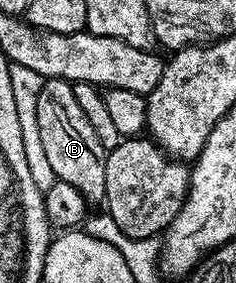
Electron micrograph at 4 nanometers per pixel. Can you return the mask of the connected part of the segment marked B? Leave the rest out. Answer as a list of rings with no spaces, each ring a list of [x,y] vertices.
[[[44,79],[41,94],[37,94],[37,130],[45,150],[45,159],[53,166],[56,180],[69,182],[87,199],[88,205],[100,203],[105,194],[105,162],[108,149],[101,146],[101,138],[89,126],[89,118],[81,111],[77,97],[73,94],[70,80]]]

